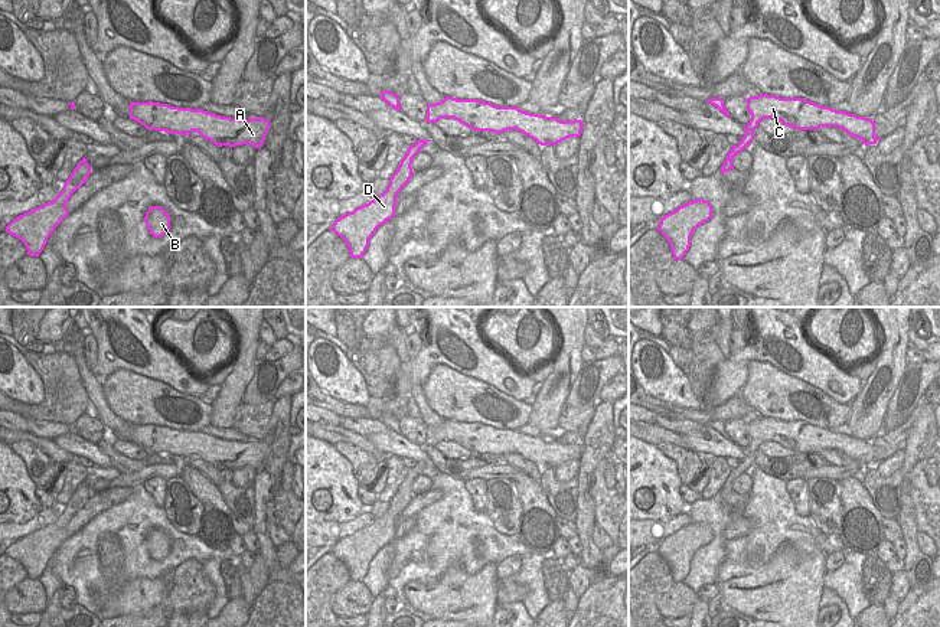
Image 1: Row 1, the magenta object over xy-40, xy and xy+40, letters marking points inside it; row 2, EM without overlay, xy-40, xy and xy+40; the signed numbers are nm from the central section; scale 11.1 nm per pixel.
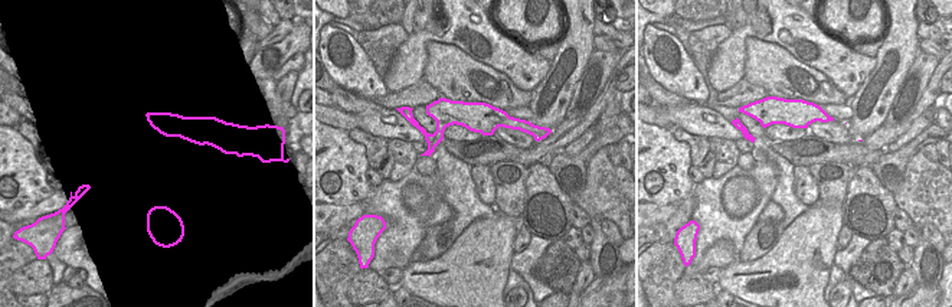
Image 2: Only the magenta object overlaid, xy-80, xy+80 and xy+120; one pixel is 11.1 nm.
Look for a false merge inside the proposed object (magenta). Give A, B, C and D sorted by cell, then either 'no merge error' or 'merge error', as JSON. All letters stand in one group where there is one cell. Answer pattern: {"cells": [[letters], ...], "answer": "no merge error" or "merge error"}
{"cells": [["A", "B", "C", "D"]], "answer": "no merge error"}

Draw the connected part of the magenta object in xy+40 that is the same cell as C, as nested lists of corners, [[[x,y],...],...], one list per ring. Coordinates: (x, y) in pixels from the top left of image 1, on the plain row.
[[[761,417],[747,421],[747,432],[751,443],[744,448],[745,457],[737,468],[731,470],[725,484],[721,489],[721,497],[734,492],[732,483],[754,463],[754,453],[764,441],[781,444],[784,448],[796,453],[819,453],[820,450],[838,450],[849,458],[856,460],[862,467],[877,467],[881,460],[875,458],[875,445],[872,441],[858,440],[845,434],[836,434],[830,430],[822,430],[804,421],[780,421]]]

